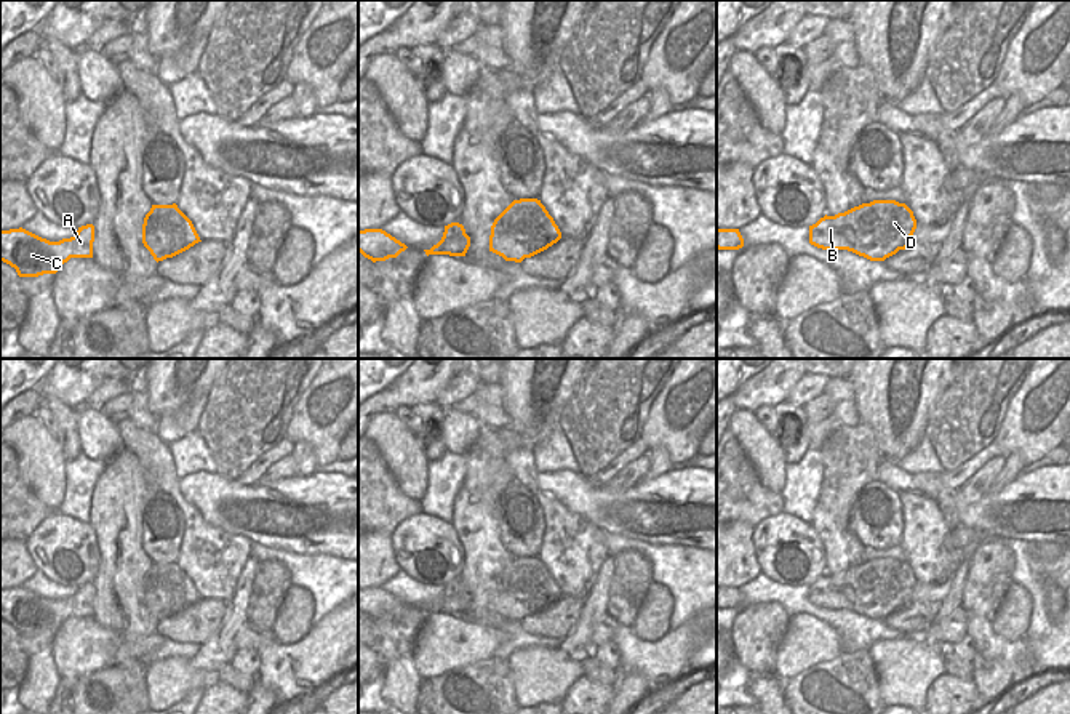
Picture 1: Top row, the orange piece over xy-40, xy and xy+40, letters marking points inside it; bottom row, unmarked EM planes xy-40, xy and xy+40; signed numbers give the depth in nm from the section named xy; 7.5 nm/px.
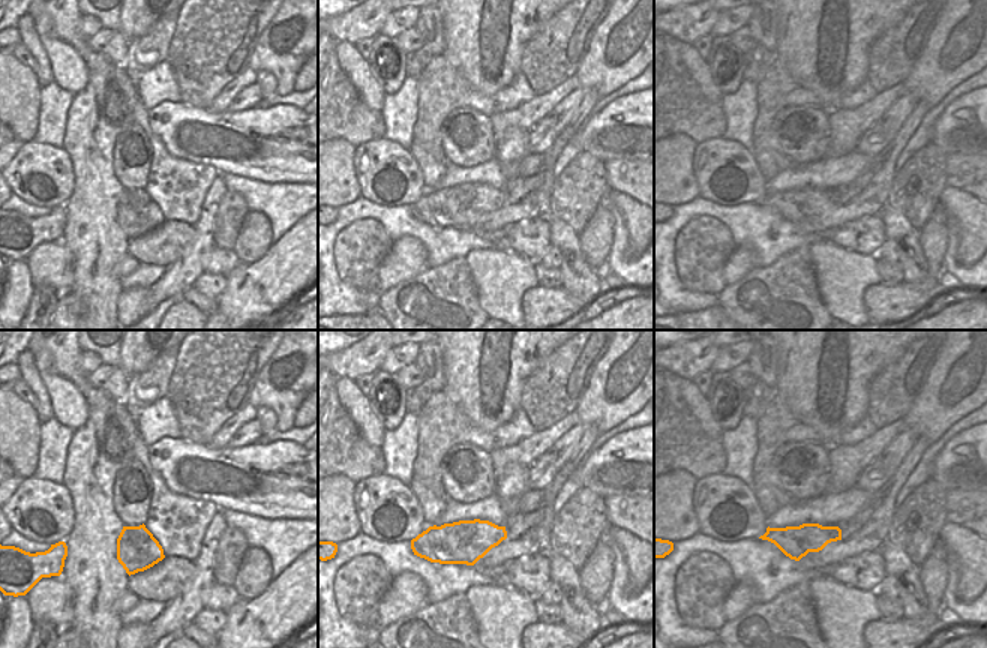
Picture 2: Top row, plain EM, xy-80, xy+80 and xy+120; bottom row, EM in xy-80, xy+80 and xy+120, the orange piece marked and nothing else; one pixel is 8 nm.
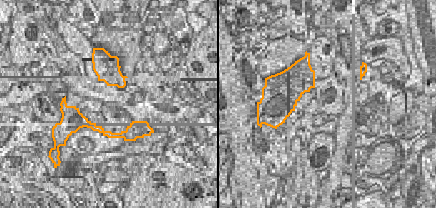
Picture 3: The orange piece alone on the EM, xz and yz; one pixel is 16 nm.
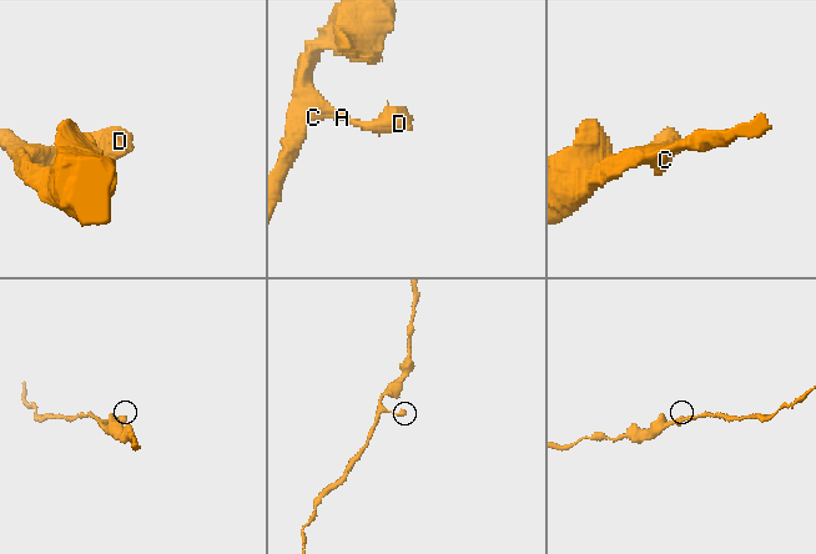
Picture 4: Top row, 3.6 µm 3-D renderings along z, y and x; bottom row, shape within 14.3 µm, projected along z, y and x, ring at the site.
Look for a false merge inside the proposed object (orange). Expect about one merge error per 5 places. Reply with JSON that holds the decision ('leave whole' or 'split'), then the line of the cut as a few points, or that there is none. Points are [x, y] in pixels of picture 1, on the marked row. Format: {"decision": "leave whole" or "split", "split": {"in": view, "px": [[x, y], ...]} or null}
{"decision": "leave whole", "split": null}

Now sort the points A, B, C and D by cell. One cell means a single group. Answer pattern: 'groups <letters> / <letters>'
groups A B C D

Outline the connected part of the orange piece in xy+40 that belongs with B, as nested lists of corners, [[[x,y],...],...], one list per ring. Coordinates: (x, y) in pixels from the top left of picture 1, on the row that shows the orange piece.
[[[873,200],[809,226],[809,243],[822,250],[848,250],[884,261],[910,245],[916,229],[913,211],[896,200]]]

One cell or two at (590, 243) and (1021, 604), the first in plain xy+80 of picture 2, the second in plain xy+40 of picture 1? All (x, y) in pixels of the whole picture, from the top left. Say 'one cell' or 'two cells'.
one cell

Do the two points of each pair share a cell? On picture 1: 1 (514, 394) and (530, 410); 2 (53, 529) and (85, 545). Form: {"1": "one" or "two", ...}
{"1": "one", "2": "one"}

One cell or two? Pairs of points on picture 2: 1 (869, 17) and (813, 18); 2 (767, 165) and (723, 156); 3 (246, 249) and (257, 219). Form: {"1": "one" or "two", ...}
{"1": "one", "2": "two", "3": "one"}

